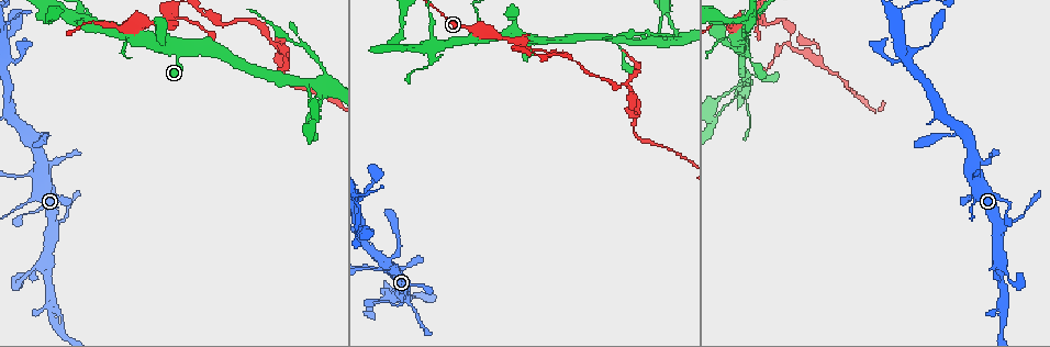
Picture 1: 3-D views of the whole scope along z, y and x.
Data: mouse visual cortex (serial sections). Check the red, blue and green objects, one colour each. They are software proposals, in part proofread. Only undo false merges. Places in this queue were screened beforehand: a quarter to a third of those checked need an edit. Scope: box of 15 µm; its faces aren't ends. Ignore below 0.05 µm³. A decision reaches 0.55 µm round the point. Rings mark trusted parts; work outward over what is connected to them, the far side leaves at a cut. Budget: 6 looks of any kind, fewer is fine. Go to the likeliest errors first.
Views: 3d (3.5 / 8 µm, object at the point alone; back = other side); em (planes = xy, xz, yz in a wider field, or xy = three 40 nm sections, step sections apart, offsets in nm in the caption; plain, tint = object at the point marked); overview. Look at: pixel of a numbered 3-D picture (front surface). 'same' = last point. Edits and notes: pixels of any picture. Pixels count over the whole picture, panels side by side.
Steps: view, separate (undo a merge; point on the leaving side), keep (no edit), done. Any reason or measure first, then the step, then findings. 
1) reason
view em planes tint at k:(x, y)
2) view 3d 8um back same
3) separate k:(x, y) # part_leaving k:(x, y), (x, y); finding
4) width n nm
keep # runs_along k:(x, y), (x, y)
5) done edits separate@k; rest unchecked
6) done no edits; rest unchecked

four arms meet
view 3d 3.5um at 1:(754, 12)

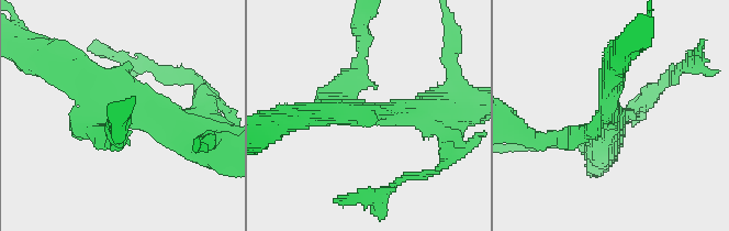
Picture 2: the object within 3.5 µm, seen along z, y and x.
arms 4; arm_widths 200, 250, 350, 400 nm
view em xy step 2 tint at 2:(613, 111)

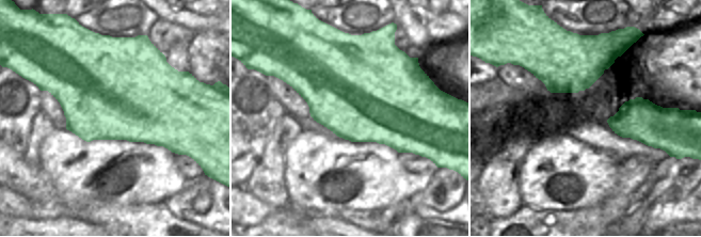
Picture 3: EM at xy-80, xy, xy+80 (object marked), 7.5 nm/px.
separate 2:(360, 46) # a second cell is stuck on

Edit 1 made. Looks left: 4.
see it whole again
view overview

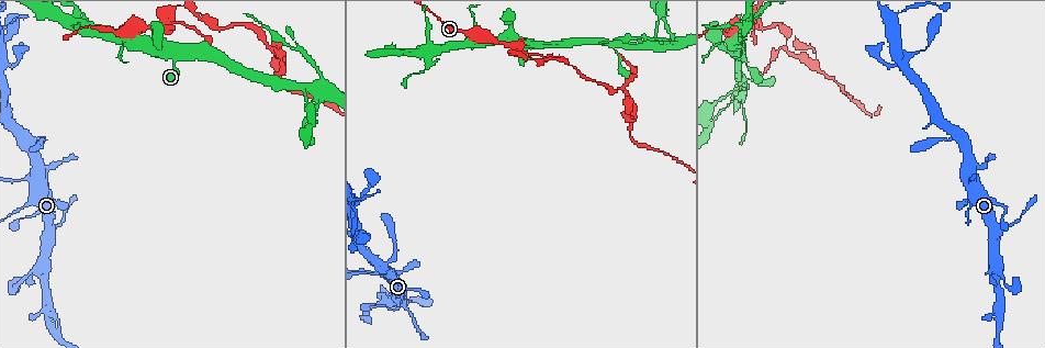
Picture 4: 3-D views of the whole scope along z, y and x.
thin neck
view 3d 3.5um at 4:(164, 25)

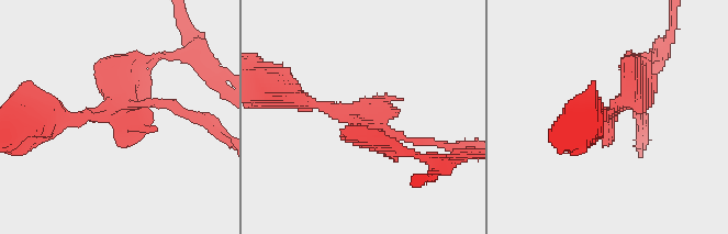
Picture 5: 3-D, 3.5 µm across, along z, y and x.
shape alone is not enough
view em xy step 2 tint at 5:(104, 112)

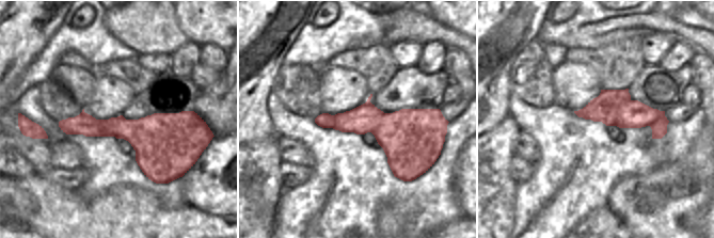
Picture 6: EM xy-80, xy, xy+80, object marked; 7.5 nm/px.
another direction
view em xy step 3 tint same

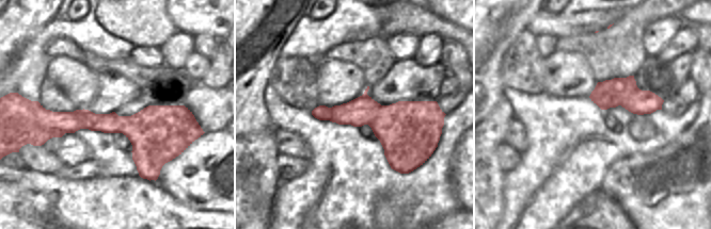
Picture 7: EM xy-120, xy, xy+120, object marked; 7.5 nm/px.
width 240 nm
separate 5:(638, 67) # part_leaving 5:(623, 99), (636, 58), (653, 55); a second cell is stuck on

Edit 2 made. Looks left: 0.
done edits separate@2, separate@5; rest unchecked

